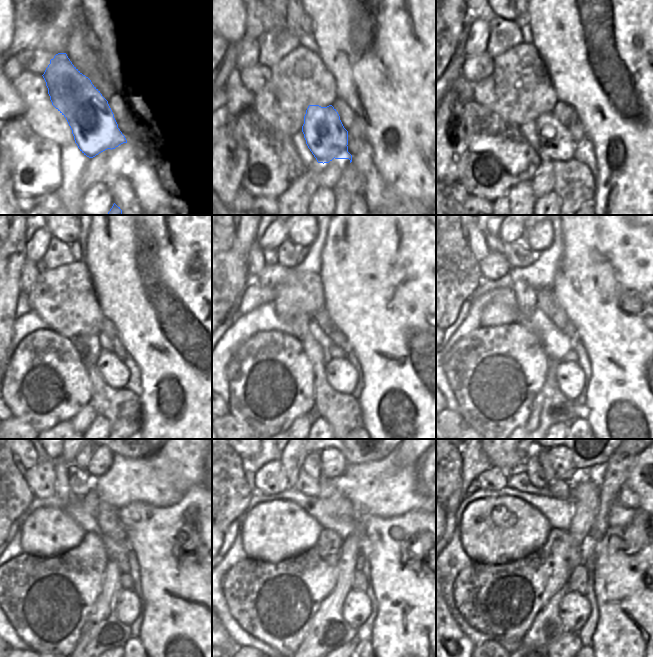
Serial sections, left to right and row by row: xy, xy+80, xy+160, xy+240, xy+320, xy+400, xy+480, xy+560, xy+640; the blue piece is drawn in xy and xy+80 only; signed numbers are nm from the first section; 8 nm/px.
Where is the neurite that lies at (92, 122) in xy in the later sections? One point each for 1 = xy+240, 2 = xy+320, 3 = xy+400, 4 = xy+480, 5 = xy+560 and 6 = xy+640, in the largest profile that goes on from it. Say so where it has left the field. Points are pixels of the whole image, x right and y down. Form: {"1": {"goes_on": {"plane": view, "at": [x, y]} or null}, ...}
{"1": {"goes_on": {"plane": "xy+240", "at": [113, 371]}}, "2": {"goes_on": {"plane": "xy+320", "at": [340, 374]}}, "3": {"goes_on": {"plane": "xy+400", "at": [569, 376]}}, "4": {"goes_on": {"plane": "xy+480", "at": [127, 609]}}, "5": {"goes_on": {"plane": "xy+560", "at": [356, 607]}}, "6": {"goes_on": {"plane": "xy+640", "at": [574, 609]}}}

